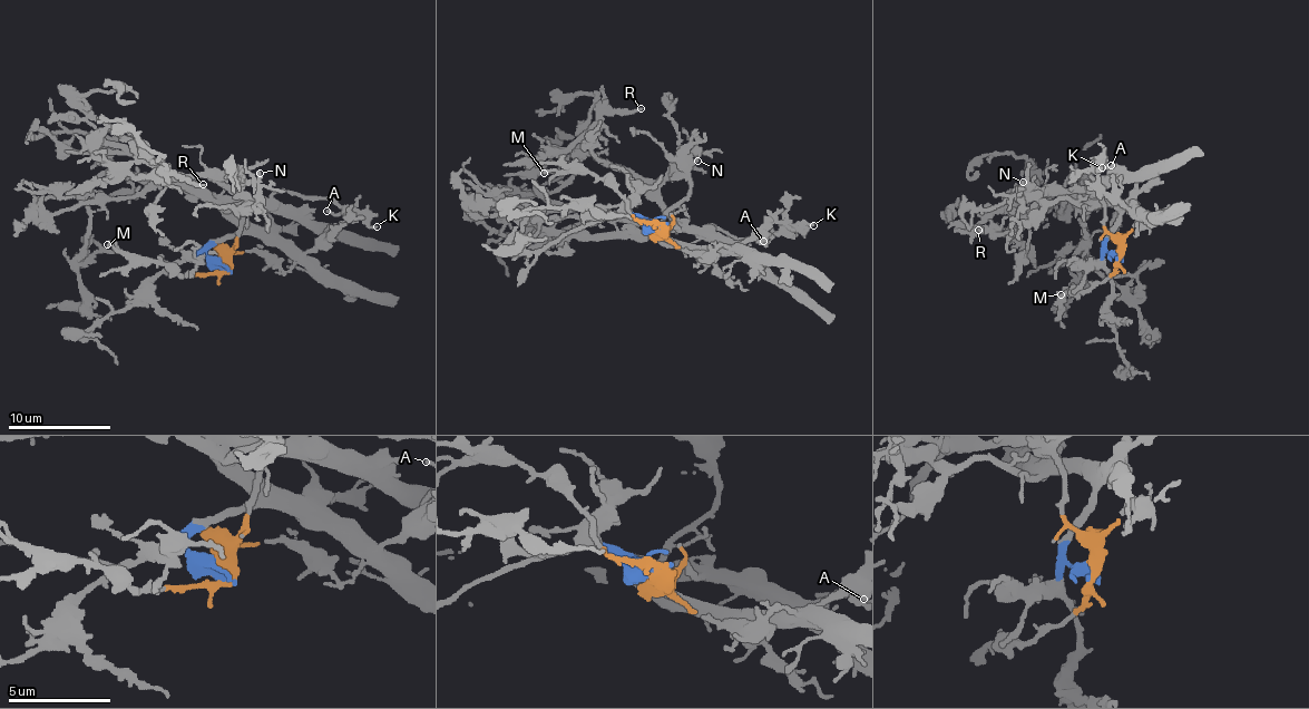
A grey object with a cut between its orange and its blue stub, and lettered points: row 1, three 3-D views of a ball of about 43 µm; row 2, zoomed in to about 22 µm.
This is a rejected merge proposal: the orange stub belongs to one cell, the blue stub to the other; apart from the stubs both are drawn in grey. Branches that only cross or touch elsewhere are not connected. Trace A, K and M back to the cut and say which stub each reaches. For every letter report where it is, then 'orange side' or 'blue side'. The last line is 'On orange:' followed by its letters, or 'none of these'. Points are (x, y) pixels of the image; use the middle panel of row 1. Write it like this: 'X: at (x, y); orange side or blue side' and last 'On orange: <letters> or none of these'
A: at (763, 241); orange side
K: at (813, 225); orange side
M: at (544, 173); orange side
On orange: A, K, M

